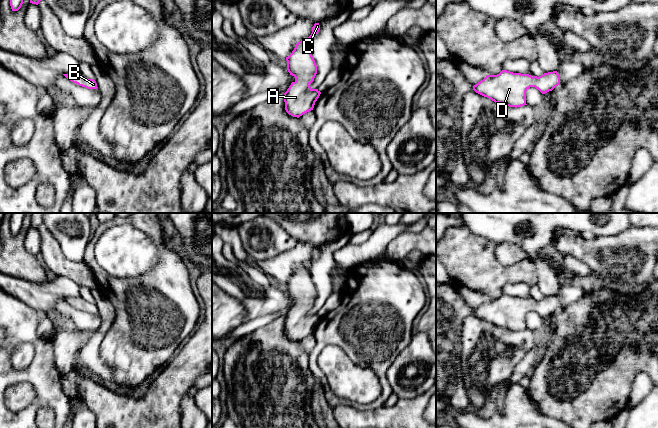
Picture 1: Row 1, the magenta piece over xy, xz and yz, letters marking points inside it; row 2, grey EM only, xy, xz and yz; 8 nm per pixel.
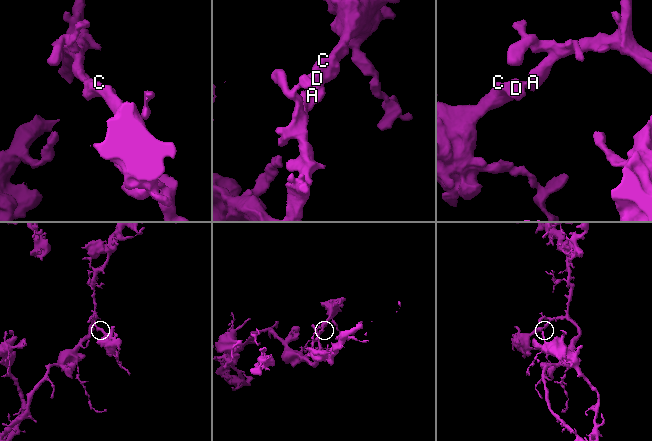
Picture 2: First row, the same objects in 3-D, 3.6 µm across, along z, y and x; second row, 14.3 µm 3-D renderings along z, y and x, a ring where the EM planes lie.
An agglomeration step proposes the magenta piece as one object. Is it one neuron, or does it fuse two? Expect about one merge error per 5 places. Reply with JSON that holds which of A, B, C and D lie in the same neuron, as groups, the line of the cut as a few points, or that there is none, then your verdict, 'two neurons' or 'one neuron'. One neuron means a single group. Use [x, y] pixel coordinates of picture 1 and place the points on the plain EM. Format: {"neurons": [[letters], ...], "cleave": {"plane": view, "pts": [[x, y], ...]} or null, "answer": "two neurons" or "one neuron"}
{"neurons": [["A", "B", "C", "D"]], "cleave": null, "answer": "one neuron"}

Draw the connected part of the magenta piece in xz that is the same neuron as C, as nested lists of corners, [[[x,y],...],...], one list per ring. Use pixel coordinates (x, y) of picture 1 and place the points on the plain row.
[[[315,247],[311,259],[299,265],[292,277],[286,281],[287,294],[295,301],[295,305],[284,317],[284,326],[286,336],[293,341],[299,342],[313,334],[321,318],[318,313],[310,311],[317,298],[317,289],[310,274],[310,265],[319,254],[319,247]]]

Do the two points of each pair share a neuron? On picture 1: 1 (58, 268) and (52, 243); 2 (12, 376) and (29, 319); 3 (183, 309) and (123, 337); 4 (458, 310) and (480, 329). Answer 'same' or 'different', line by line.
1: same
2: same
3: same
4: different

